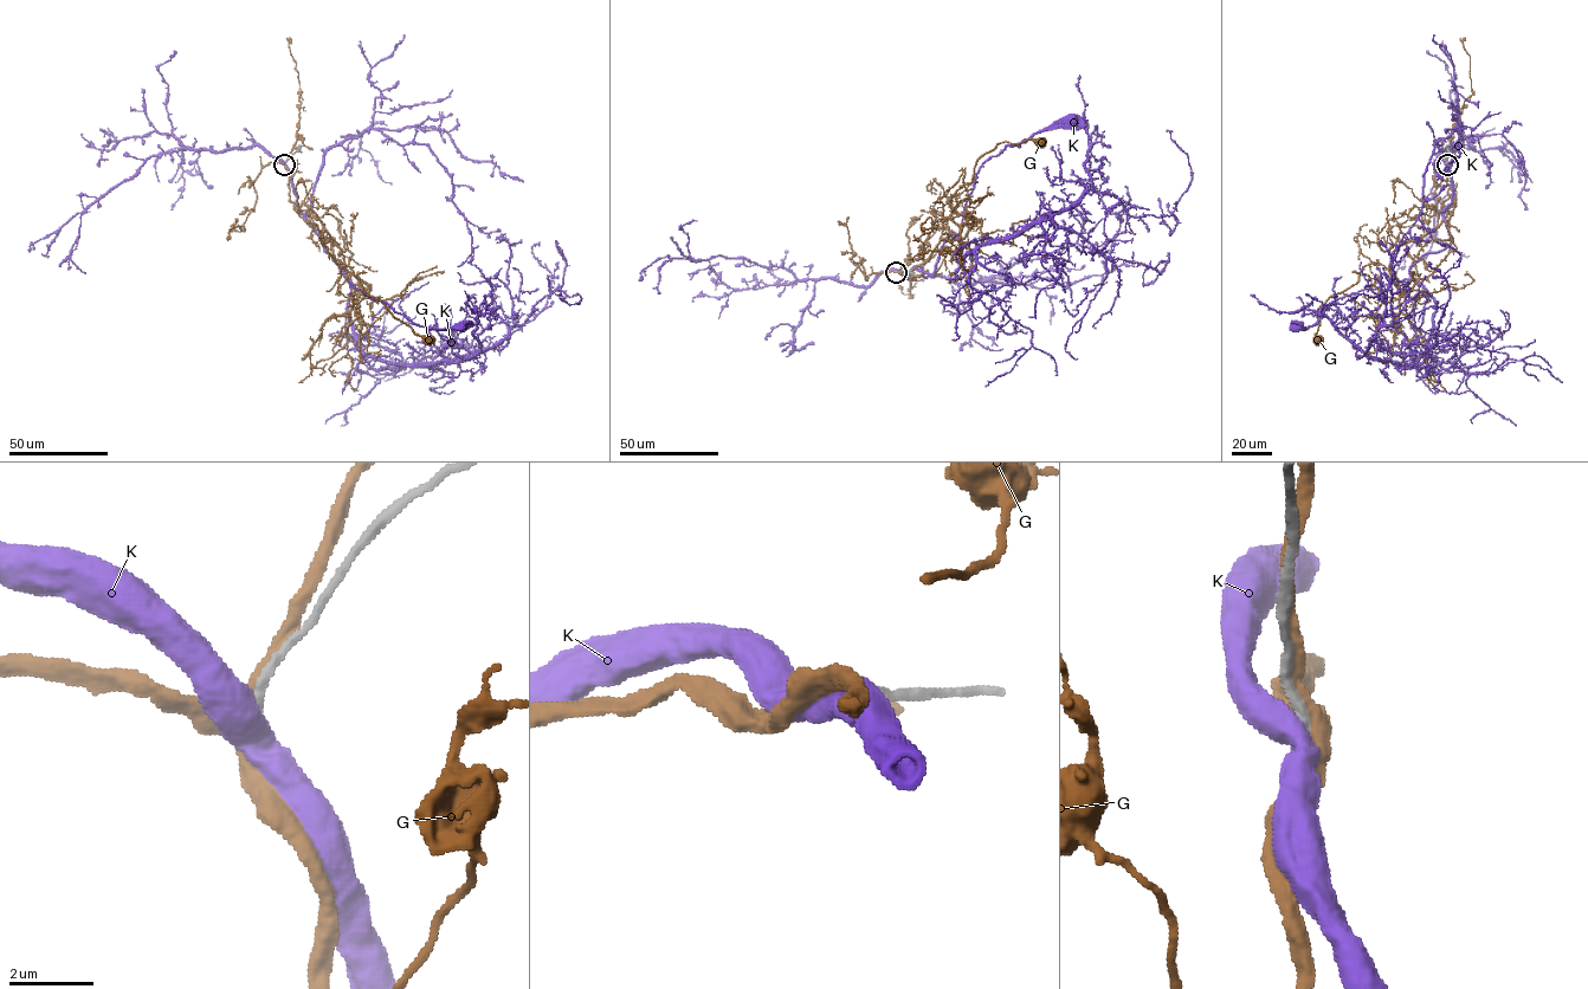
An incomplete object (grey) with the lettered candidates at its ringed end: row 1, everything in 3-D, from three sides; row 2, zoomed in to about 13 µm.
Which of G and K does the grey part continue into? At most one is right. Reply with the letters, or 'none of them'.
none of them

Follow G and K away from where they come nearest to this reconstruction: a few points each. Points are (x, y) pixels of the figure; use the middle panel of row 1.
G: (897, 271), (929, 258), (955, 212), (950, 198), (972, 181), (980, 157), (1004, 142), (1040, 143)
K: (896, 271), (908, 278), (914, 267), (931, 277), (946, 240), (960, 239), (979, 167), (1007, 146), (1072, 121)

